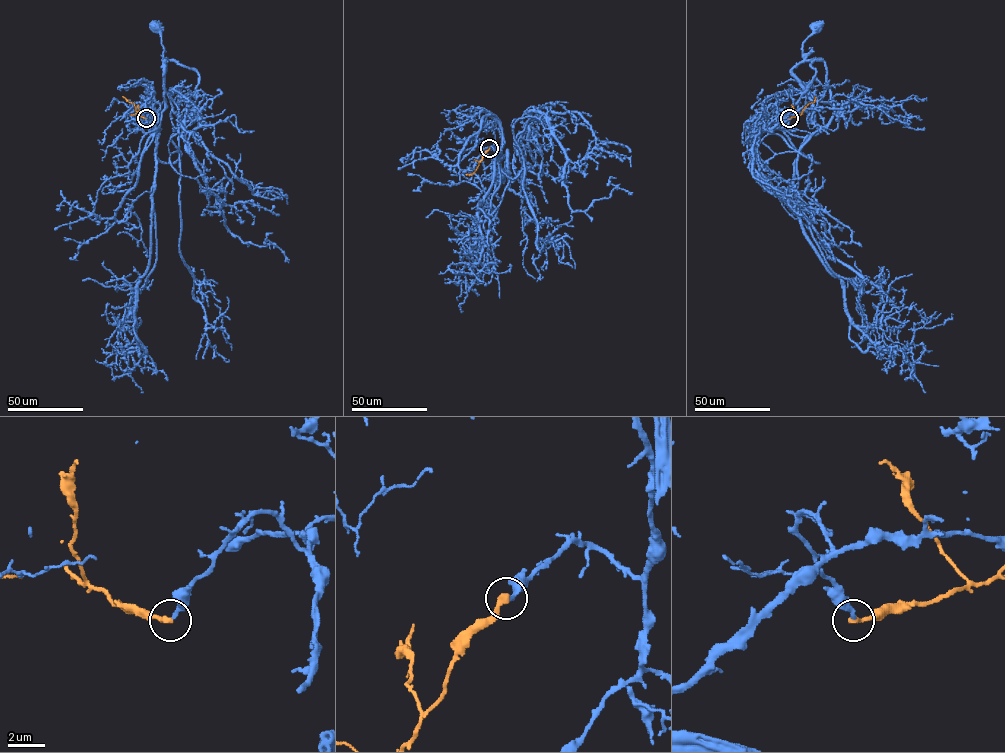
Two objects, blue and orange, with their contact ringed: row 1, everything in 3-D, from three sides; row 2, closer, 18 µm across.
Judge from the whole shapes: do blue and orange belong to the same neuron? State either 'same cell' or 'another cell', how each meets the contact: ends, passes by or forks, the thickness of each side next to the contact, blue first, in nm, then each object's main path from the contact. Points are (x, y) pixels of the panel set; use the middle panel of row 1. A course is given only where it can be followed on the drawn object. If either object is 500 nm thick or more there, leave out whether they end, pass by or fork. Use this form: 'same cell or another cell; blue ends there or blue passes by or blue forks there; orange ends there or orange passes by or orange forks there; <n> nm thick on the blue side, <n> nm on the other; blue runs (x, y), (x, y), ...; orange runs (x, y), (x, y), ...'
same cell; blue ends there; orange ends there; 240 nm thick on the blue side, 320 nm on the other; blue runs (490, 148), (501, 145), (500, 124), (504, 140), (500, 176), (508, 170), (508, 151), (508, 162), (498, 175); orange runs (489, 148), (473, 173), (466, 175)

